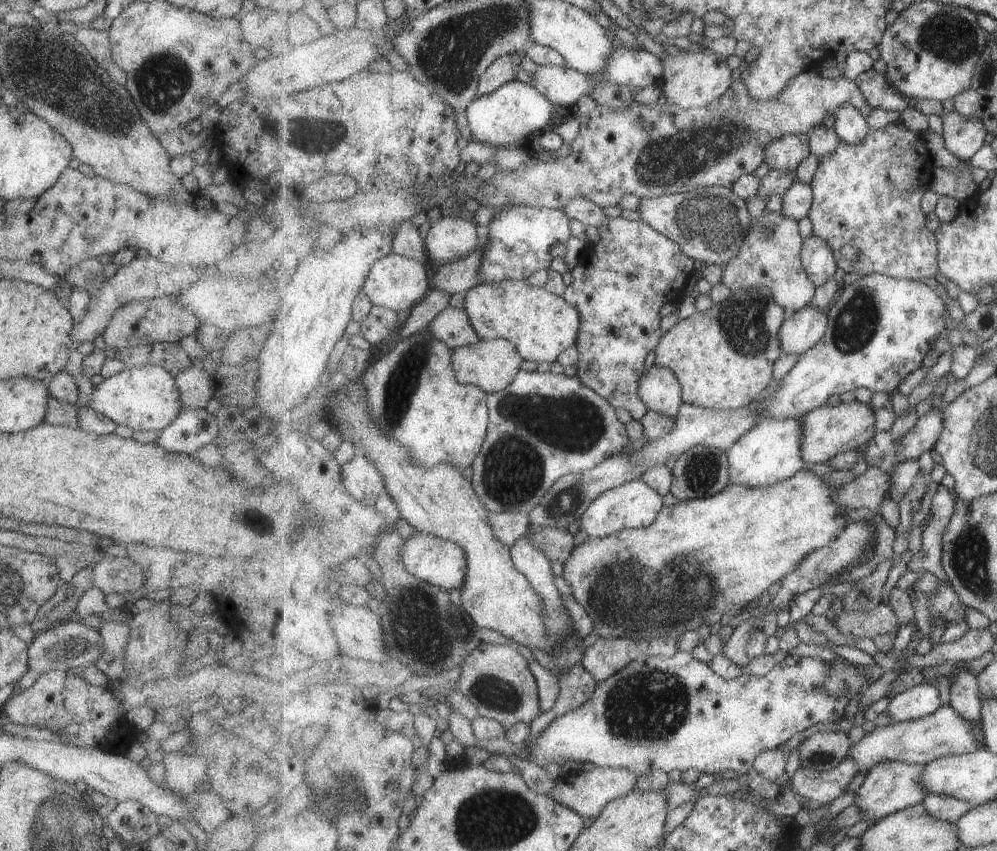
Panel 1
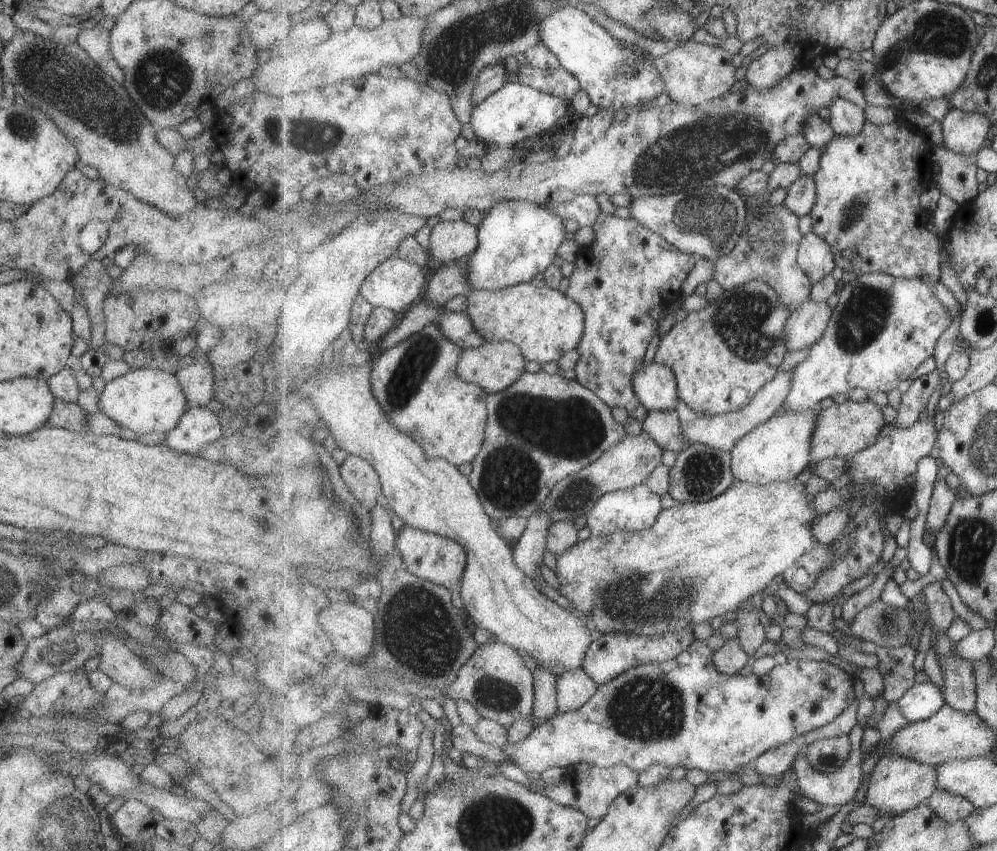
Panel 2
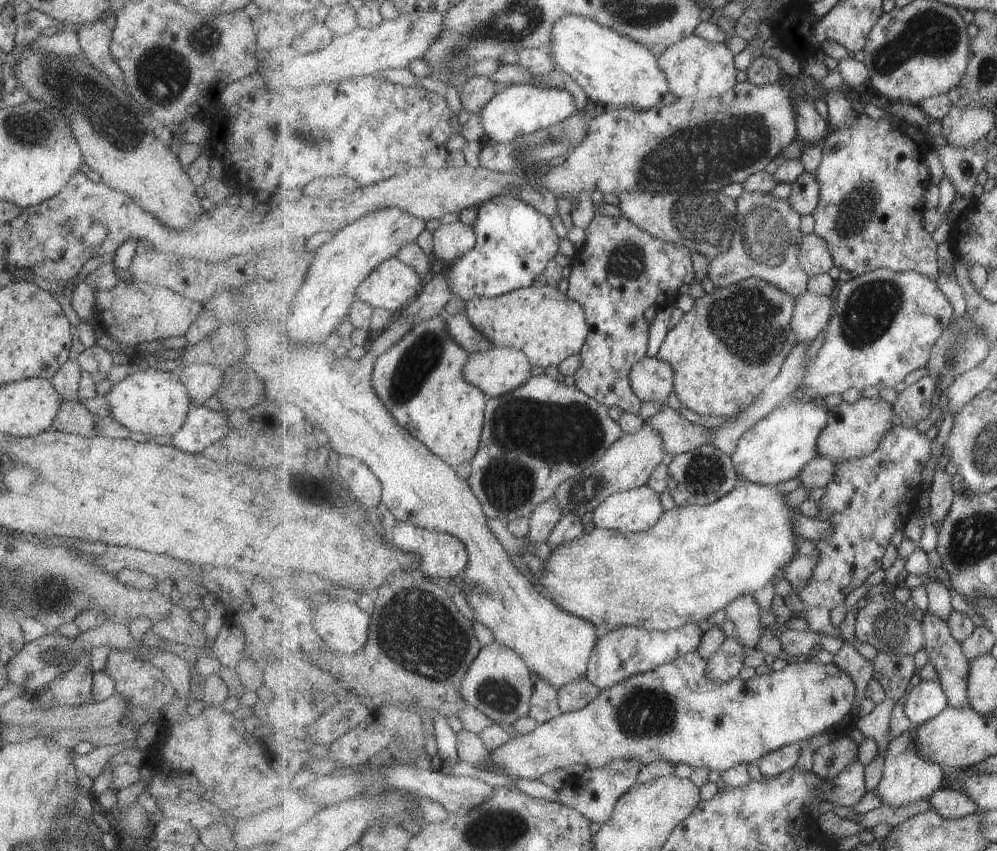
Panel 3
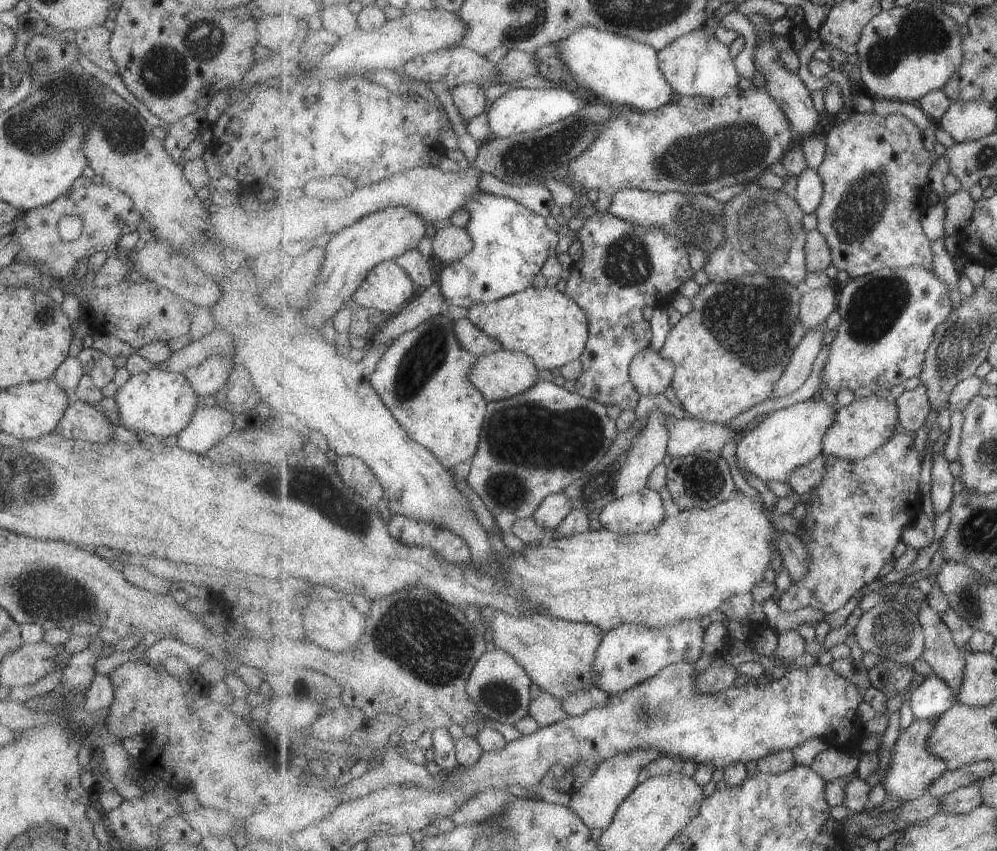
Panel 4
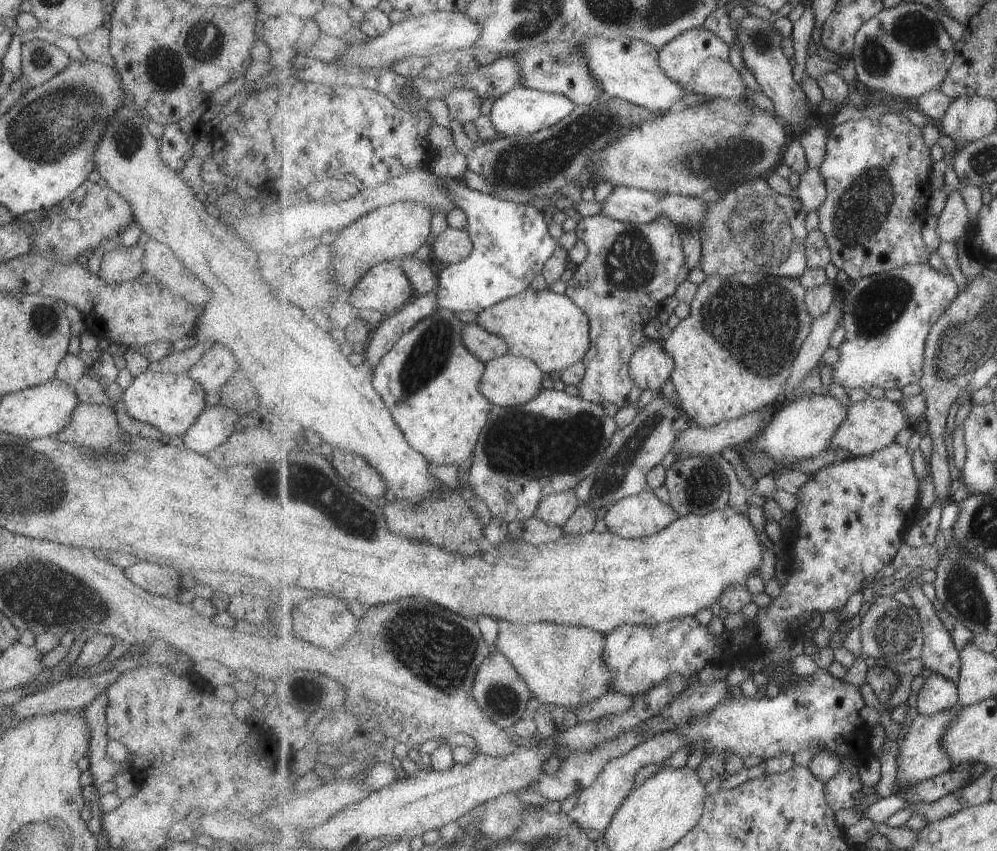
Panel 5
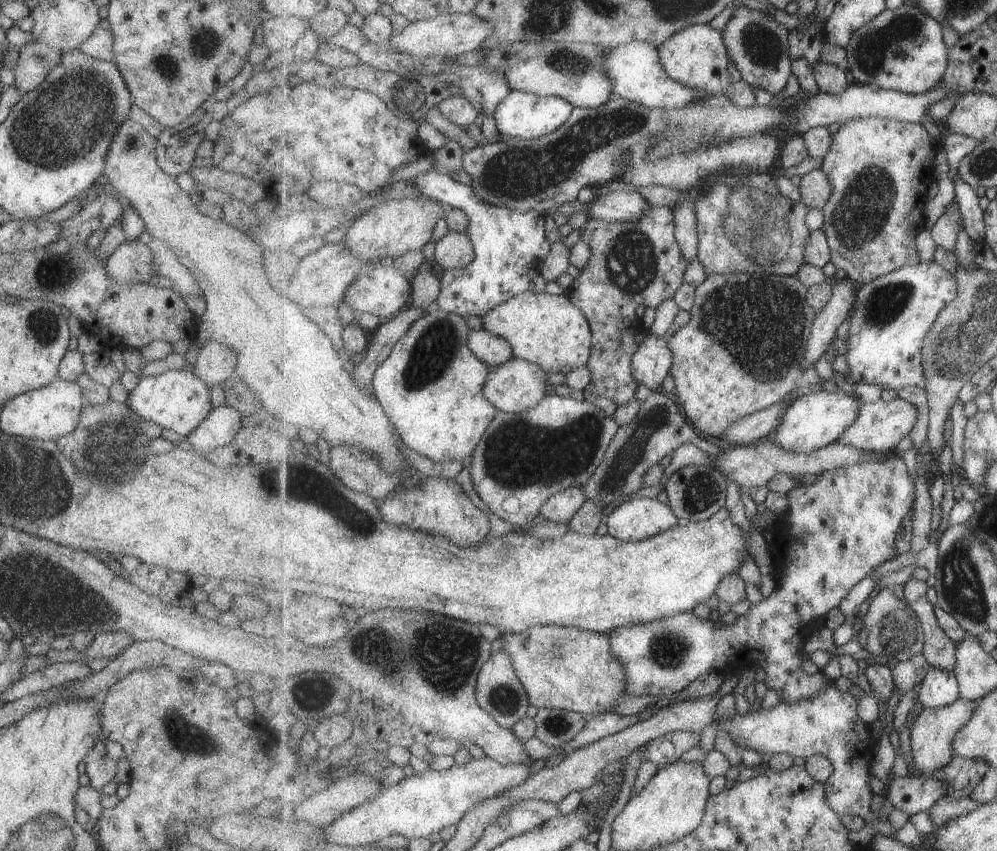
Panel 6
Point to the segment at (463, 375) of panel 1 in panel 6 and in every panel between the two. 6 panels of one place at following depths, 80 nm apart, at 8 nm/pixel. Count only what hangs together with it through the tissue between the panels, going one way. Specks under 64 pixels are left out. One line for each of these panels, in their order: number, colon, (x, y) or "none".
2: (495, 366)
3: (500, 370)
4: (504, 374)
5: (508, 380)
6: (518, 385)

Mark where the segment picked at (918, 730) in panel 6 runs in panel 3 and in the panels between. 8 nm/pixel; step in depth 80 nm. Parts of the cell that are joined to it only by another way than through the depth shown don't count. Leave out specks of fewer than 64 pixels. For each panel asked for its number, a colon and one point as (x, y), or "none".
3: (907, 777)
4: (913, 769)
5: (921, 756)

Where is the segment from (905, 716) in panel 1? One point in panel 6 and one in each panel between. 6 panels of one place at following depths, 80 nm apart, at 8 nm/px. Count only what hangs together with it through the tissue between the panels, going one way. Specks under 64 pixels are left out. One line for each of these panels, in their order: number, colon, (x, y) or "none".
2: (923, 700)
3: (925, 701)
4: (933, 697)
5: (937, 693)
6: (940, 689)

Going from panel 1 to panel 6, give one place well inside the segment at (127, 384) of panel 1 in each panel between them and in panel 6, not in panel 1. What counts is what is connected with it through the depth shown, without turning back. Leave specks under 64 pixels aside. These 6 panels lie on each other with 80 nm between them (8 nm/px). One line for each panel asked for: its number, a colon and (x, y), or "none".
2: (144, 400)
3: (153, 402)
4: (156, 402)
5: (170, 403)
6: (176, 400)

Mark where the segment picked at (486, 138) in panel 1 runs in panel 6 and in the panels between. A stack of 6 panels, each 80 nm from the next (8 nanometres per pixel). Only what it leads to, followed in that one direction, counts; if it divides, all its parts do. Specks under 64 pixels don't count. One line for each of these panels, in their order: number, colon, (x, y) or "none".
2: (516, 113)
3: (516, 110)
4: (520, 110)
5: (521, 111)
6: (522, 114)

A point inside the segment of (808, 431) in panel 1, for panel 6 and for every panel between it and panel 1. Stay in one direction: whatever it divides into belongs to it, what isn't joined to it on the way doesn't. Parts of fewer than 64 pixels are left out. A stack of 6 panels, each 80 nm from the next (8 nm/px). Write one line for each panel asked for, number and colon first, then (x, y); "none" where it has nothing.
2: (845, 429)
3: (854, 430)
4: (862, 427)
5: (871, 425)
6: (881, 425)

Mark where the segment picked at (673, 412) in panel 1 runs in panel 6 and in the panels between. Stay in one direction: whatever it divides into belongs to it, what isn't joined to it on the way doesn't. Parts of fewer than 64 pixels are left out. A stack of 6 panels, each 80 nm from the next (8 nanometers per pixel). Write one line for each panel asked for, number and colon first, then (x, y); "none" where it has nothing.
2: (656, 384)
3: (652, 378)
4: (651, 373)
5: (651, 366)
6: (652, 363)

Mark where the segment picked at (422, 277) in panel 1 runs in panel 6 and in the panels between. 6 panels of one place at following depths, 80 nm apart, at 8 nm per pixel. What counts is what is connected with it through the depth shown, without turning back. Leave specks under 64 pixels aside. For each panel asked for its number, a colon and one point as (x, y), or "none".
2: (397, 284)
3: (393, 285)
4: (388, 288)
5: (386, 288)
6: (383, 290)

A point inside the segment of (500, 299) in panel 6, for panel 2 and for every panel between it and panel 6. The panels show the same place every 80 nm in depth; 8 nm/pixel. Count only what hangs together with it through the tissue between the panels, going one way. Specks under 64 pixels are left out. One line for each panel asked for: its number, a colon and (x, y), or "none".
2: (518, 239)
3: (516, 241)
4: (512, 243)
5: (512, 245)

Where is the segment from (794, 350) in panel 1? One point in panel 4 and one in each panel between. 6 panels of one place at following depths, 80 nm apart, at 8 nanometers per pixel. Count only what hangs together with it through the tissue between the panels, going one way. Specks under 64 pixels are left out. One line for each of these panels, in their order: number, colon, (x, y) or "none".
2: (807, 324)
3: (814, 311)
4: (817, 304)

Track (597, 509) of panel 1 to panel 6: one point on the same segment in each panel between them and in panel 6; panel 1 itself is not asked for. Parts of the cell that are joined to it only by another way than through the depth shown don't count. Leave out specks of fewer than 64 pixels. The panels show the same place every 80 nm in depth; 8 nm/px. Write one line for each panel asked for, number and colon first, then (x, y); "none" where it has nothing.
2: (637, 508)
3: (640, 509)
4: (640, 512)
5: (644, 514)
6: (637, 519)

